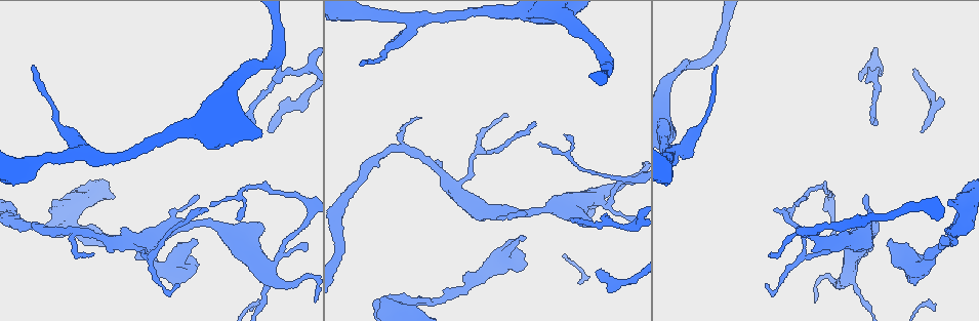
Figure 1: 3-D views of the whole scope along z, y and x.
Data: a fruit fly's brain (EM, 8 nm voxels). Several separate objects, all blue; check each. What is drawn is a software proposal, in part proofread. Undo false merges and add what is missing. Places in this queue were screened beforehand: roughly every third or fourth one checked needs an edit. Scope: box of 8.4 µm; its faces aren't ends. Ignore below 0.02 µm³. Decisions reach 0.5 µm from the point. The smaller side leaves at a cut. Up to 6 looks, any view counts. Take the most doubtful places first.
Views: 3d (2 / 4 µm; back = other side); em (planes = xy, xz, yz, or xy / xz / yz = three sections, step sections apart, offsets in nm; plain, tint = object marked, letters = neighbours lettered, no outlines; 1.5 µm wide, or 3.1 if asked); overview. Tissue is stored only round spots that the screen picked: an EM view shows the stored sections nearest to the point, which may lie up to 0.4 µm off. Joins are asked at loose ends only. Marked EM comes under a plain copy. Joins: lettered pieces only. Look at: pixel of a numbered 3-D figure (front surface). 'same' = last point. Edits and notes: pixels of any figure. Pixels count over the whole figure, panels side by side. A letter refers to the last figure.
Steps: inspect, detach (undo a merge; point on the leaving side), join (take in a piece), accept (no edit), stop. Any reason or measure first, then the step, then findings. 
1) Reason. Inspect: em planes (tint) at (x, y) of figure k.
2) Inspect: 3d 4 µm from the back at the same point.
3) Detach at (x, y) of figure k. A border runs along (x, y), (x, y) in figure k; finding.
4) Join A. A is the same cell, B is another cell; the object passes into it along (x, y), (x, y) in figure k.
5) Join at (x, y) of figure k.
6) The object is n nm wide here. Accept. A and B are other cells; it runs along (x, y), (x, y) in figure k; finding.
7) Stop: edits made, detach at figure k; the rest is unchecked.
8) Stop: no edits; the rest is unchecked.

Free end. Inspect: em planes (tint) at (598, 273) of figure 1.

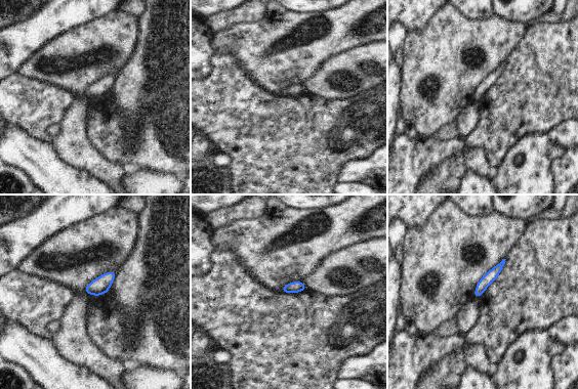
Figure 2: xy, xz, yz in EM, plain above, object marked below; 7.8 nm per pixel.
See the neighbours. Inspect: em planes (letters) at the same point.

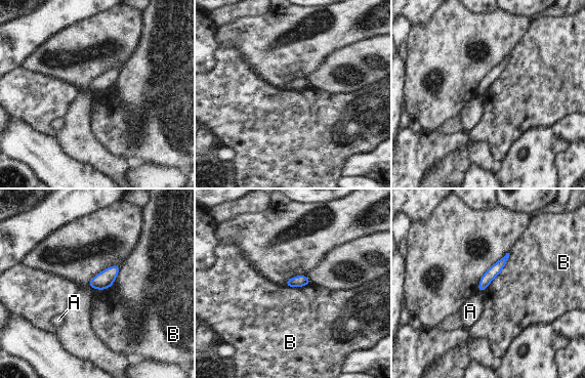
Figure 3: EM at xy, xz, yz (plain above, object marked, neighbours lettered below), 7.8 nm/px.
Accept. A and B are other cells; none of them fits.

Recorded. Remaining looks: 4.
Branch stops here. Inspect: em yz step 8 (letters) at (718, 68) of figure 1.

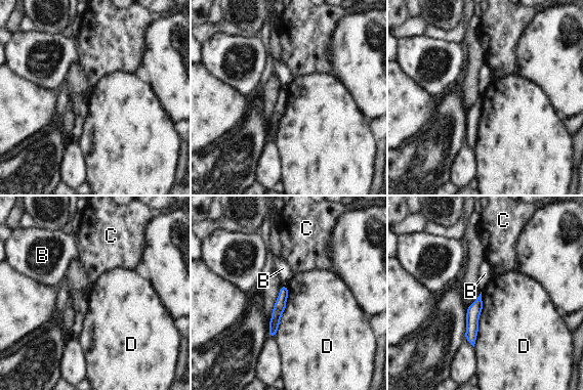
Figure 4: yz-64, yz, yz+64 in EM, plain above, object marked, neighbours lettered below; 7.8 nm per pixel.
Accept. B, C and D are other cells; a border runs along (482, 292), (482, 311), (473, 346) in figure 4; no lettered piece goes on from it.

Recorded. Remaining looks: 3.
A fork. Inspect: em xz step 8 (letters) at (415, 21) of figure 1.

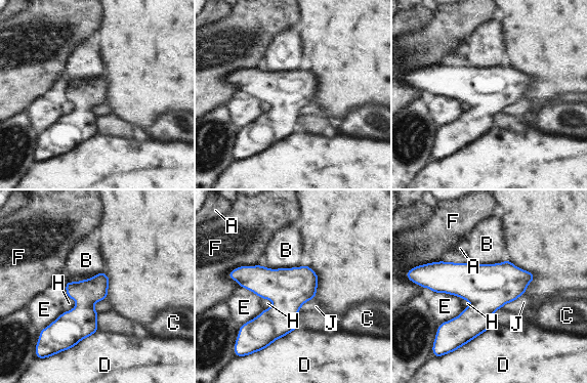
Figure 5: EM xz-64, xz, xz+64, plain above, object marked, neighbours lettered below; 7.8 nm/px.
The object is 320 nm wide here. Accept. A, B, C, D, E, F, H and J are other cells; a border runs along (75, 299), (76, 304), (65, 311) in figure 5; one neuron here.

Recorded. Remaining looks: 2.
Stop: no edits; the rest is unchecked.

